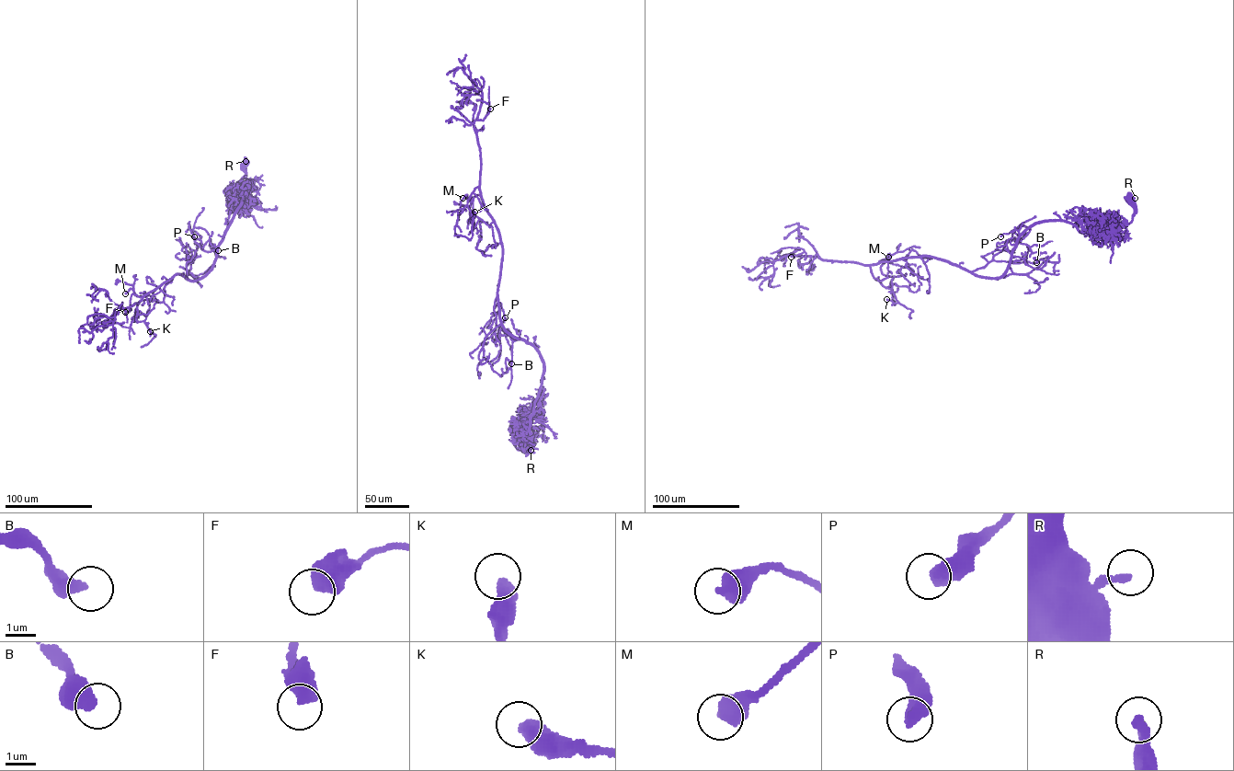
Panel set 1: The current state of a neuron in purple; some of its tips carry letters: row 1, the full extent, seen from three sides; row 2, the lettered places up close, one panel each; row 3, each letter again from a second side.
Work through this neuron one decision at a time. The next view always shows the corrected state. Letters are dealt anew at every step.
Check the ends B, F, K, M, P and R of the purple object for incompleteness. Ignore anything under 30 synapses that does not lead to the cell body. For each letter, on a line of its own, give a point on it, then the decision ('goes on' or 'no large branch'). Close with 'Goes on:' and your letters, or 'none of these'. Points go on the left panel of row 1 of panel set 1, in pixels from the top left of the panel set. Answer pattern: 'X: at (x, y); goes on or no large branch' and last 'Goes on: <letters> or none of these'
B: at (218, 250); no large branch
F: at (125, 312); no large branch
K: at (150, 331); no large branch
M: at (125, 293); no large branch
P: at (194, 236); no large branch
R: at (245, 161); no large branch
Goes on: none of these

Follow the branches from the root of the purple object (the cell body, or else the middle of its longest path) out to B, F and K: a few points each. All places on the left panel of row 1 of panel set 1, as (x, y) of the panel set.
B: (245, 162), (234, 195), (250, 210), (242, 200), (211, 250), (220, 257), (211, 247), (218, 250)
F: (245, 162), (234, 195), (250, 210), (242, 200), (212, 268), (193, 281), (176, 274), (114, 310), (125, 312)
K: (245, 162), (234, 195), (249, 212), (243, 199), (201, 278), (176, 274), (142, 297), (136, 319), (150, 331)

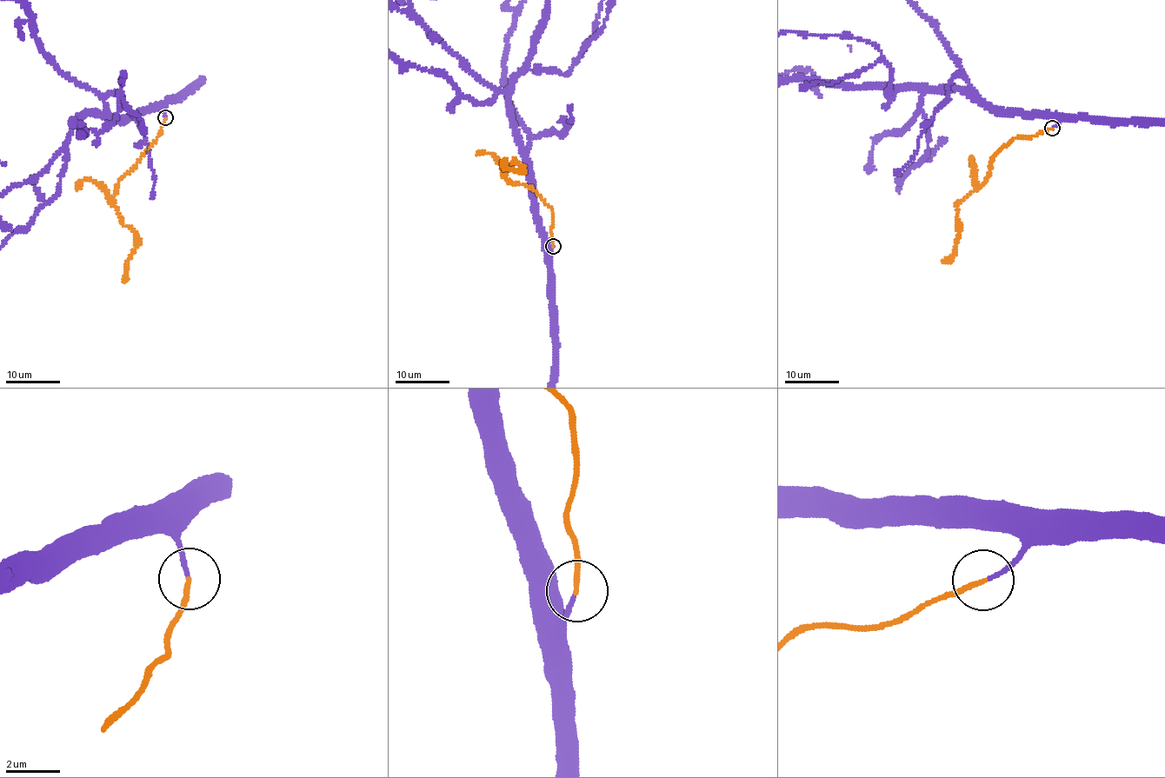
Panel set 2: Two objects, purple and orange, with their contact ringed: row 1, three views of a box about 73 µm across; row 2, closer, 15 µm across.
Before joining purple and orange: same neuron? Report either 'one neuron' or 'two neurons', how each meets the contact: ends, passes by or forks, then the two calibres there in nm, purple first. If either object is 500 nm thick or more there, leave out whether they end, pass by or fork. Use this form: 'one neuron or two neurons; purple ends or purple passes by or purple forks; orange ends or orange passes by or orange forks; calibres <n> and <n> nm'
one neuron; purple ends; orange ends; calibres 140 and 180 nm

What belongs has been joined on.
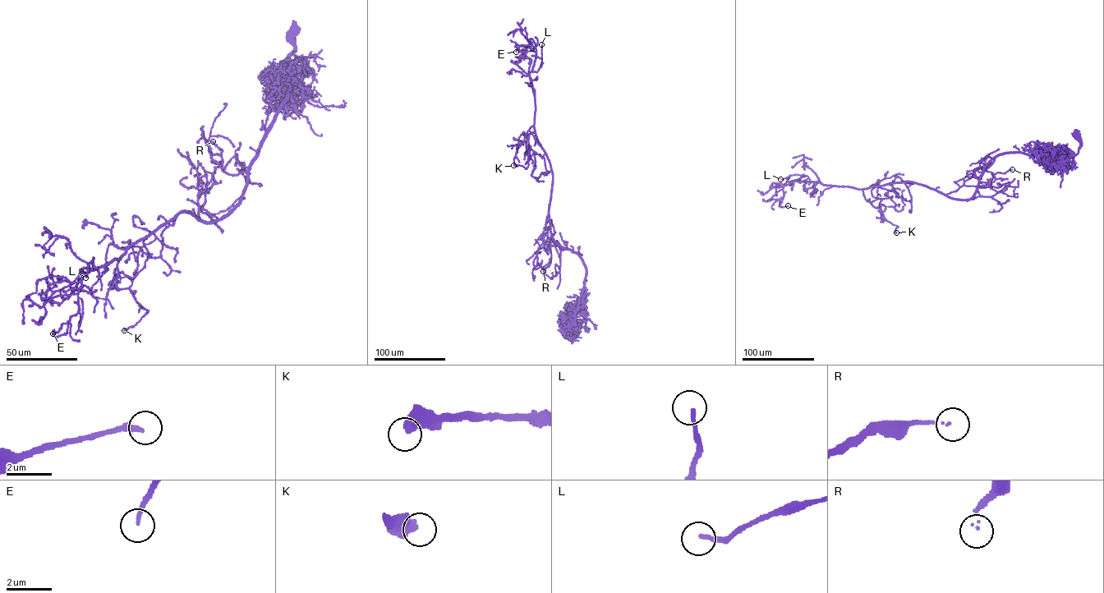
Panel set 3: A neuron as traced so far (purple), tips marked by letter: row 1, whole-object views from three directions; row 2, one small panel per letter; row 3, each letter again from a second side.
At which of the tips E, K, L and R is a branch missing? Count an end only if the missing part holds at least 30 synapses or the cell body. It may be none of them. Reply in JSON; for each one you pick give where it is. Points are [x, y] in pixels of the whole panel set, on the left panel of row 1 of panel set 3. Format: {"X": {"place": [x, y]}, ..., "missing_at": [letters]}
{"missing_at": []}

